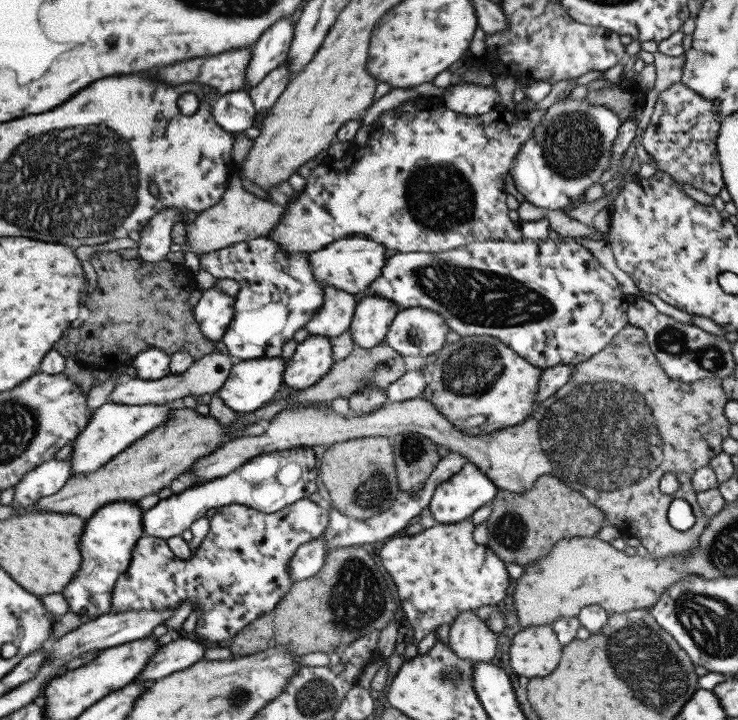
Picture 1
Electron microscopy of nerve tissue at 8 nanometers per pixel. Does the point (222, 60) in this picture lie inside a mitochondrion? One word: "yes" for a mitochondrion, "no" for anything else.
no

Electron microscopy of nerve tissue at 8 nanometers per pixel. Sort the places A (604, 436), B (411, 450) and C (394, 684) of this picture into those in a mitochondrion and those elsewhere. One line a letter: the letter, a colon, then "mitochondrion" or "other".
A: mitochondrion
B: mitochondrion
C: other

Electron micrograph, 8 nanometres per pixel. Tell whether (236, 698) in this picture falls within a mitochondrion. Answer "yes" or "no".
yes

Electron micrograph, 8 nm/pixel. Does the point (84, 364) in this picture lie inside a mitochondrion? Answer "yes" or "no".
no

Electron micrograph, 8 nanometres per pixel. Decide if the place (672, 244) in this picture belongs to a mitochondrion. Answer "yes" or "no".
no

